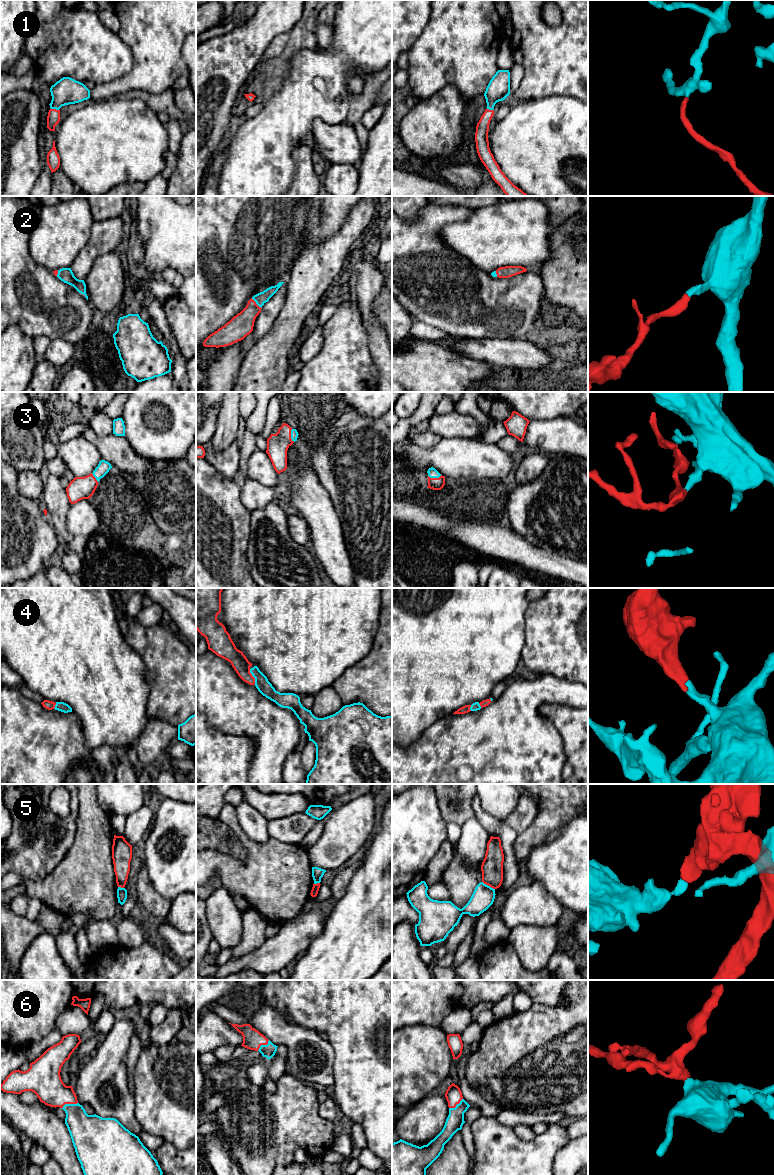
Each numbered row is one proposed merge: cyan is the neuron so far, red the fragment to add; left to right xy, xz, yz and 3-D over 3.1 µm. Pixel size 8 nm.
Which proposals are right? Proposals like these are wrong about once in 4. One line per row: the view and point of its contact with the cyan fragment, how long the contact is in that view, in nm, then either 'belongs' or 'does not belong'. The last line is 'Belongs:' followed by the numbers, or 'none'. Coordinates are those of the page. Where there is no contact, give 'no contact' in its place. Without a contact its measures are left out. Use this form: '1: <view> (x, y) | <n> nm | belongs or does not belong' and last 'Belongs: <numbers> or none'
1: xy (55, 108) | 70 nm | belongs
2: xz (256, 303) | 120 nm | belongs
3: xz (291, 435) | 110 nm | belongs
4: xz (252, 675) | 130 nm | belongs
5: yz (487, 885) | 120 nm | does not belong
6: xy (69, 1104) | 140 nm | belongs
Belongs: 1, 2, 3, 4, 6

